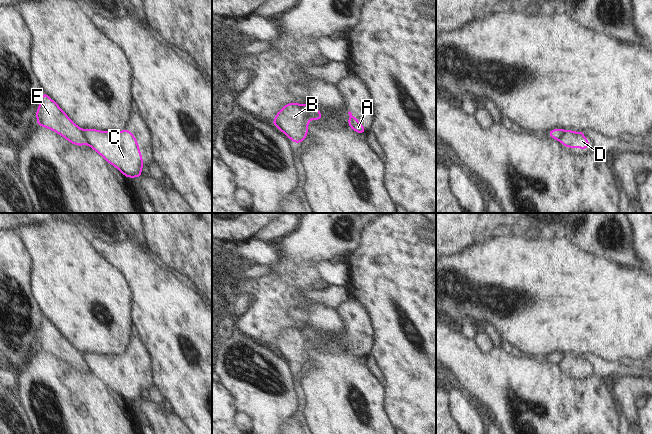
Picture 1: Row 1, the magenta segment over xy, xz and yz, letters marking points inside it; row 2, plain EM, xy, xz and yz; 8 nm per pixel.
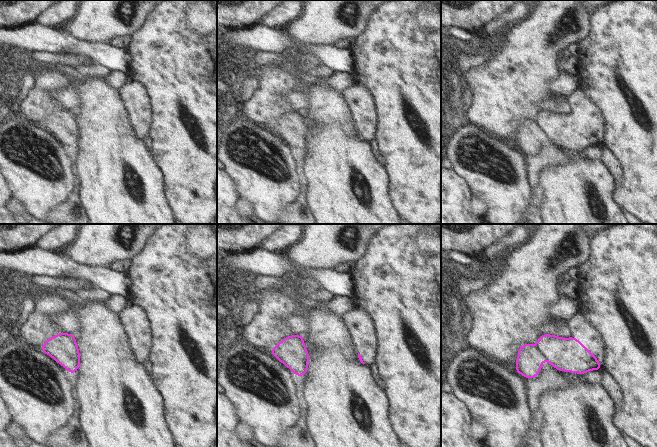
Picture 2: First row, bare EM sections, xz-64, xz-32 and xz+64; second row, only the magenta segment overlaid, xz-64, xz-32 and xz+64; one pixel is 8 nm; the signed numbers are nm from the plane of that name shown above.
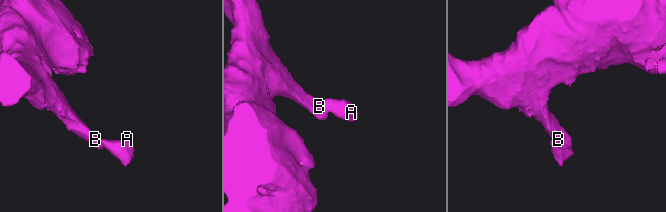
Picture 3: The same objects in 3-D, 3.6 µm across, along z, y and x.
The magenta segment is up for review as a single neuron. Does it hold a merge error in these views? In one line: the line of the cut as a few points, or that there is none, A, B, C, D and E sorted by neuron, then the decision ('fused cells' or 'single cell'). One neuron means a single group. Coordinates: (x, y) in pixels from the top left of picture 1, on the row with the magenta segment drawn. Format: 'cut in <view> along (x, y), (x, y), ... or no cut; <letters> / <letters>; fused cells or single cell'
cut in xy along (83, 130), (86, 142); A C / B D E; fused cells

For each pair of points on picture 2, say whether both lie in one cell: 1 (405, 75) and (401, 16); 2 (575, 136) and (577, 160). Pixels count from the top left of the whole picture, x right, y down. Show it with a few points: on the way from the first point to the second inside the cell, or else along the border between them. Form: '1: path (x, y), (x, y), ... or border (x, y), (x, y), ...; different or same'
1: path (401, 60), (401, 31); same
2: border (558, 145), (577, 148), (581, 151); different

